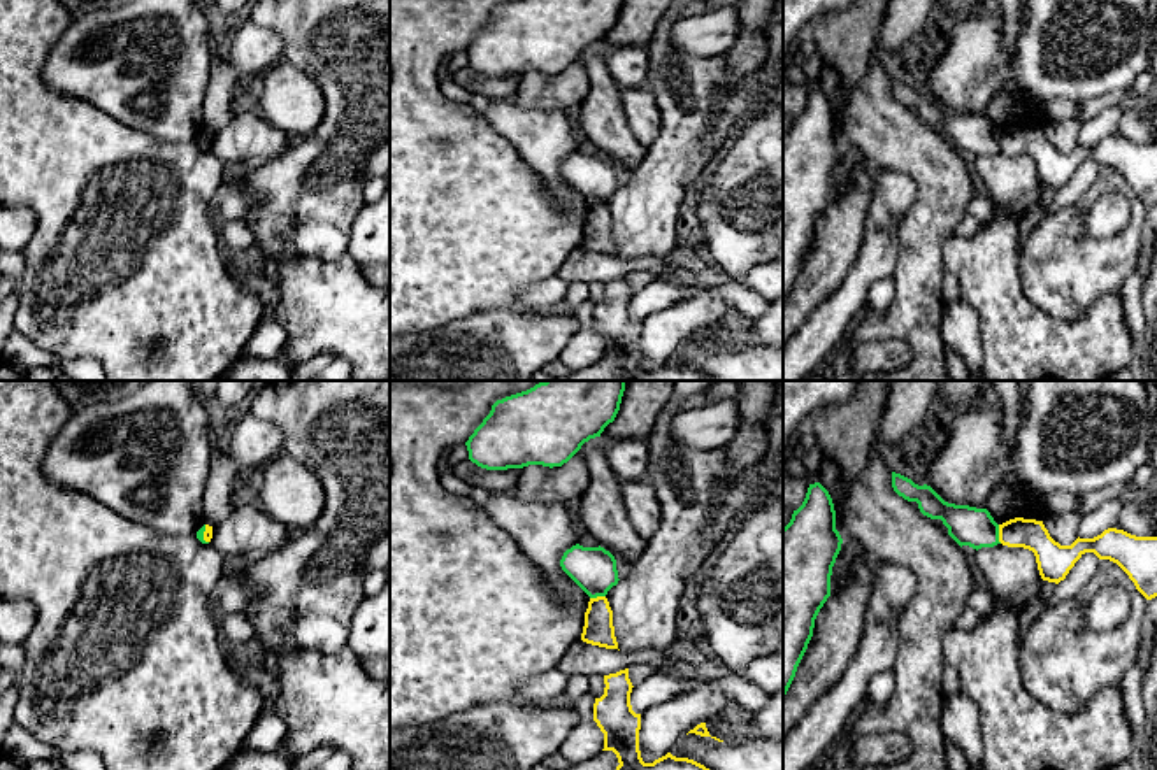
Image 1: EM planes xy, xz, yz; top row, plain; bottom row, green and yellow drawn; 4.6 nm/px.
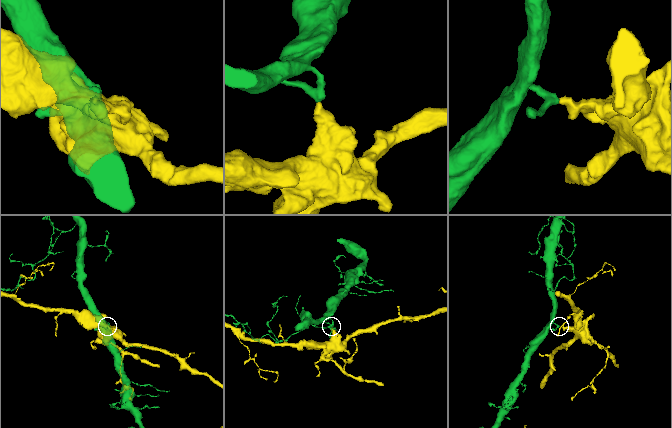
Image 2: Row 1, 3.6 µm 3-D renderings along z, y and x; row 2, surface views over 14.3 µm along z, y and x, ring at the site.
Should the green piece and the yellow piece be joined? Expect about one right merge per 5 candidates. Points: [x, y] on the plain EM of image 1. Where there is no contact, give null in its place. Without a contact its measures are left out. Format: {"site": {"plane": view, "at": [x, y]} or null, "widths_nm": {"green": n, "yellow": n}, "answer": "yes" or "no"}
{"site": {"plane": "yz", "at": [998, 141]}, "widths_nm": {"green": 180, "yellow": 140}, "answer": "no"}

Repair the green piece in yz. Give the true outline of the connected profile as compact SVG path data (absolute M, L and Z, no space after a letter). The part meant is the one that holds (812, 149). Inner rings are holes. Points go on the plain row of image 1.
M820 89L809 91L802 112L783 135L783 305L813 244L815 226L830 203L830 182L841 151L829 98Z

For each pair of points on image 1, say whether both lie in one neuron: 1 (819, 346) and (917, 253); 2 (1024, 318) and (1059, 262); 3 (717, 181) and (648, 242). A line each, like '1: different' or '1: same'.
1: different
2: different
3: different

